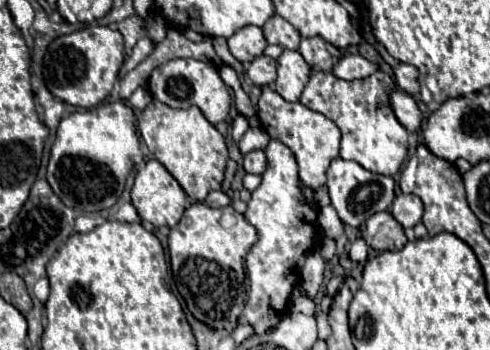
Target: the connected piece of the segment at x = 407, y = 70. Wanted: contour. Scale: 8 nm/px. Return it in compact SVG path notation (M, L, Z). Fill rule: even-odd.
M400 64L394 70L394 78L396 78L396 86L404 92L408 92L410 96L418 98L420 94L420 84L418 84L418 70L410 64Z

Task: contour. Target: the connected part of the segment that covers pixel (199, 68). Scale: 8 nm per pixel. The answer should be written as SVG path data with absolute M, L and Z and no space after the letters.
M174 58L174 60L168 60L166 64L154 68L150 74L148 86L150 86L152 96L156 100L168 104L170 108L198 106L210 124L222 122L228 116L230 106L232 106L230 88L224 84L218 70L208 66L206 62L192 60L192 58Z

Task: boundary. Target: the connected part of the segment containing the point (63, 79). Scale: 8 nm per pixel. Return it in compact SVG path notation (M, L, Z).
M88 26L84 30L56 38L44 56L44 80L48 90L74 106L92 108L102 102L114 86L124 62L124 38L108 26Z

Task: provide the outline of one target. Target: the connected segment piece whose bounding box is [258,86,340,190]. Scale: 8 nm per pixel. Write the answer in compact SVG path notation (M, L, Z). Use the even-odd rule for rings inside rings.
M268 86L262 88L262 96L258 102L258 118L260 118L260 124L268 130L268 134L284 142L296 156L296 162L300 168L300 182L310 186L312 190L318 190L320 186L324 186L326 170L330 162L338 156L338 148L340 148L338 126L324 114L314 112L300 102L284 100L278 92L270 90Z

